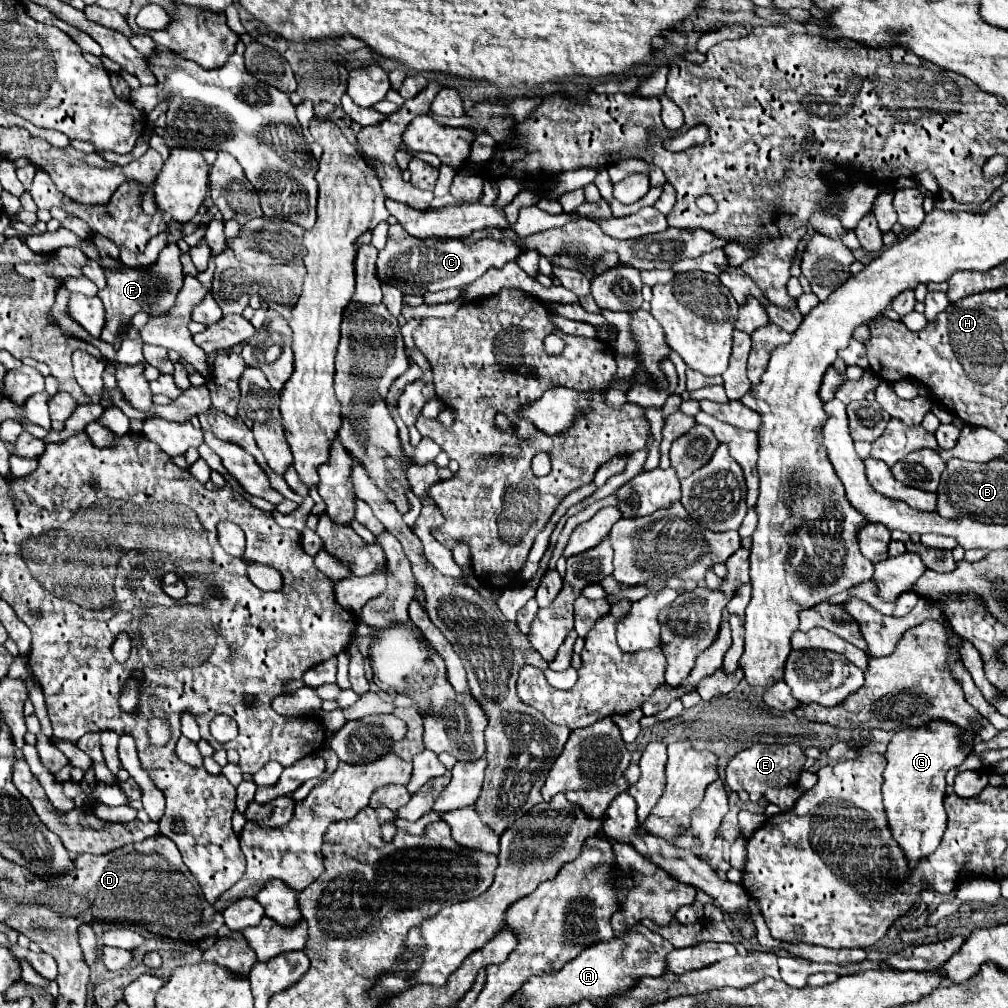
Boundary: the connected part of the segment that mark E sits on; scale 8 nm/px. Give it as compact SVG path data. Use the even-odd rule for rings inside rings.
M752 745L736 753L730 763L726 765L726 785L732 791L746 791L750 795L750 801L758 801L764 797L764 791L768 787L788 787L794 785L798 773L802 771L806 757L804 751L798 745Z

